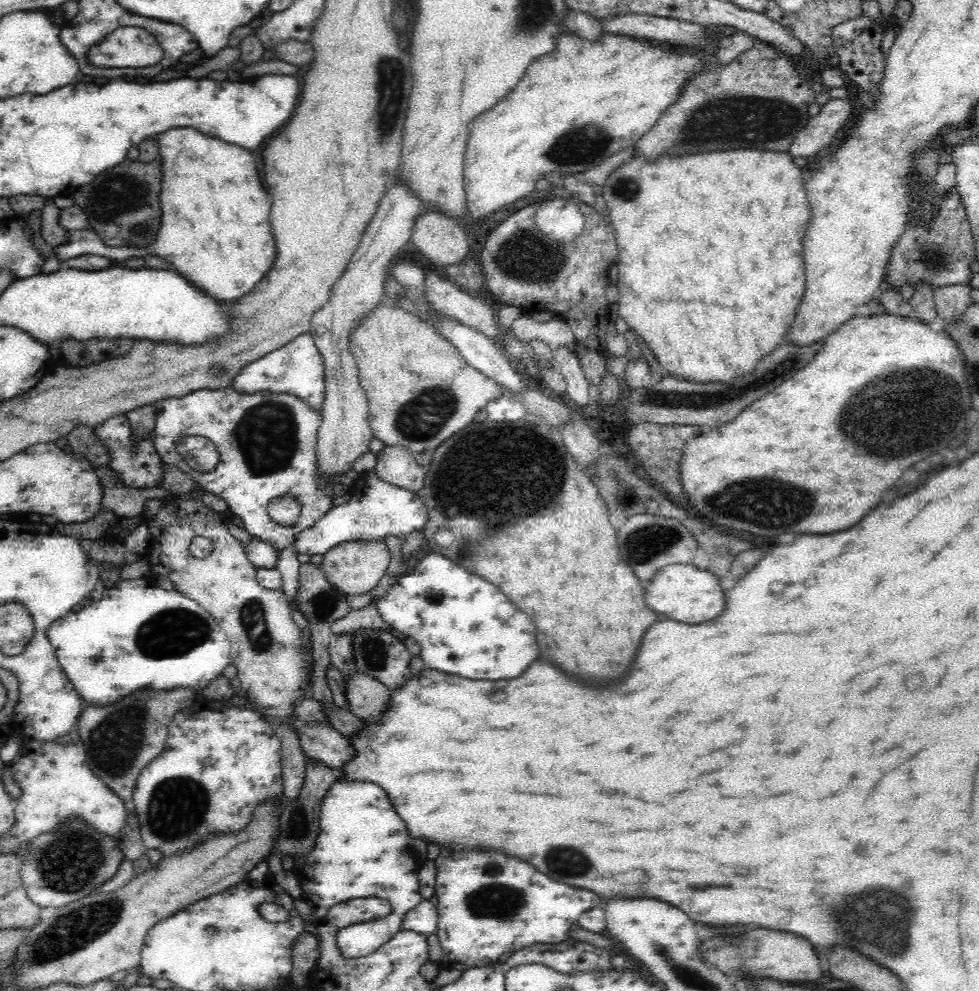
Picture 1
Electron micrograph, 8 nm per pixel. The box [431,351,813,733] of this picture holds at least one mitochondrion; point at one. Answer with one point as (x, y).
(657, 398)

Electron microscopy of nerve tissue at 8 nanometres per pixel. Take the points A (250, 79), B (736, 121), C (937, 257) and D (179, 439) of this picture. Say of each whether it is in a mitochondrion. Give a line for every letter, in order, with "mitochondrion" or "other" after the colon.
A: other
B: mitochondrion
C: mitochondrion
D: other

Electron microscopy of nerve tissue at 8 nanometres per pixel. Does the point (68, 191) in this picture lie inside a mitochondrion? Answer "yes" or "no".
no

